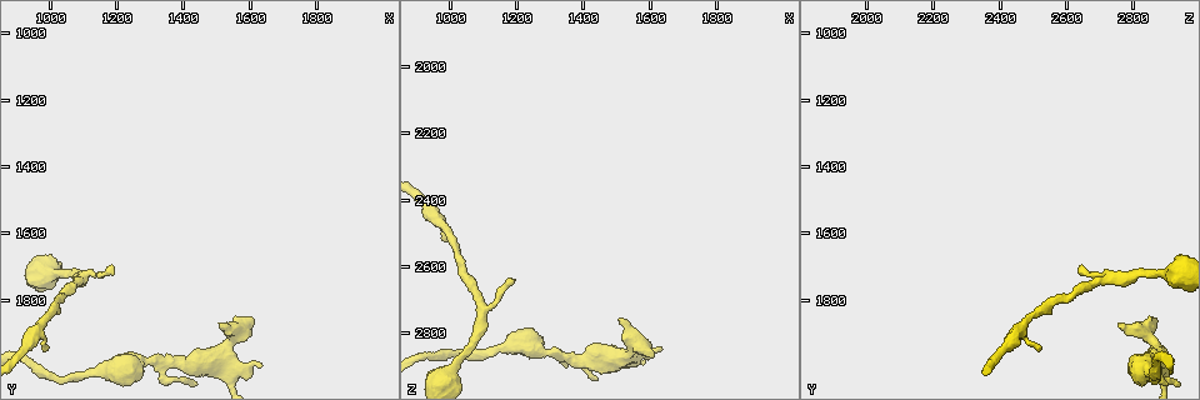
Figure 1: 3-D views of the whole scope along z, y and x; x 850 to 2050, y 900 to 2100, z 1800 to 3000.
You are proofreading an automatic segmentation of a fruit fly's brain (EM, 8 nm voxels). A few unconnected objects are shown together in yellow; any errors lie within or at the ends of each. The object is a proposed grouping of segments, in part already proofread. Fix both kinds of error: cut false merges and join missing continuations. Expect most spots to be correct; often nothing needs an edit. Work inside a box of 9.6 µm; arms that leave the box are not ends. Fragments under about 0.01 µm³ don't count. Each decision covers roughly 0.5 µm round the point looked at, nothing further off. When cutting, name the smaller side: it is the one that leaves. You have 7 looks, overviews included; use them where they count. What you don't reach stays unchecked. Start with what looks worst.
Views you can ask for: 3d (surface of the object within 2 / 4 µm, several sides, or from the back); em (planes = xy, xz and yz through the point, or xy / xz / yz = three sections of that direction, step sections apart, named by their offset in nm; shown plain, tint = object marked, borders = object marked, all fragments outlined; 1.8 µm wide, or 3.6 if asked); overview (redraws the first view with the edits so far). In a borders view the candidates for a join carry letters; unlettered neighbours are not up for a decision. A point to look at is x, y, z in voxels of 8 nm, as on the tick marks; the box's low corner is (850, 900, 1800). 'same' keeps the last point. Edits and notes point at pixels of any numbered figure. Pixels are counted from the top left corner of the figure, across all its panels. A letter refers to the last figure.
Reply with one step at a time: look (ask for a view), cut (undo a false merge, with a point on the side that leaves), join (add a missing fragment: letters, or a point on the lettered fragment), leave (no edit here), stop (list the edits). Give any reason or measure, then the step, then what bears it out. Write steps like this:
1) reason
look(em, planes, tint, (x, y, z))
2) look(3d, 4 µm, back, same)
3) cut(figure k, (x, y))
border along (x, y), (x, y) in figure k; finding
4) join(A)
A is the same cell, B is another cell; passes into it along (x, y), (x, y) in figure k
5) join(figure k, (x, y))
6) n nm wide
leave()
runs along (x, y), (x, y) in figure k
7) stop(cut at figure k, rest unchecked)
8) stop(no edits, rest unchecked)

branch stops here
look(em, 3.6 µm, planes, borders, (990, 1930, 2520))

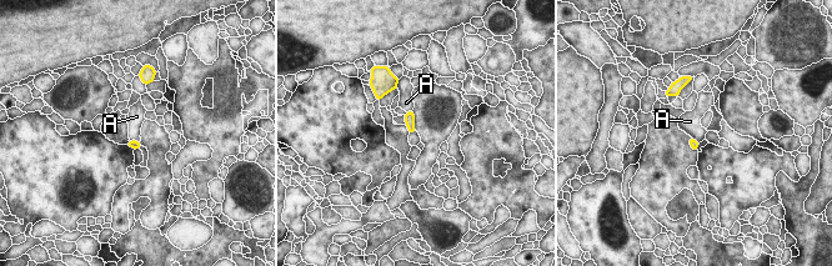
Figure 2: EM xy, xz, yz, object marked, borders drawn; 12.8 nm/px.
leave()
A is another cell; border along (129, 140), (139, 142) in figure 2; no lettered fragment goes on from it

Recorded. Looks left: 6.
tapers out
look(em, planes, borders, (1190, 1700, 2640))

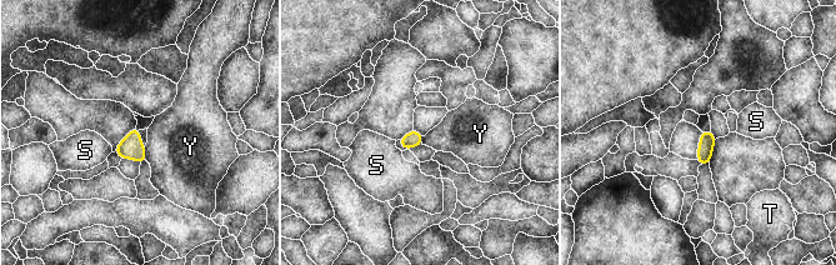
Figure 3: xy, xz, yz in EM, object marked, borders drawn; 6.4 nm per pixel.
leave()
S, T and Y are other cells; border along (144, 146), (146, 160) in figure 3; no lettered fragment goes on from it

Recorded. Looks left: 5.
an open end
look(3d, 2 µm, back, (1630, 2000, 2840))

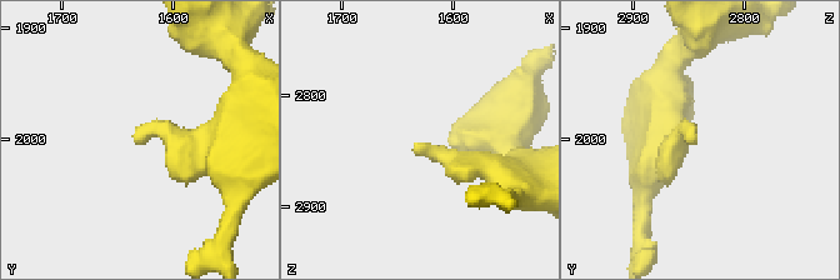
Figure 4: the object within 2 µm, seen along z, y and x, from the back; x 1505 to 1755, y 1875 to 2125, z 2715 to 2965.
look(em, 3.6 µm, xz, step 4, borders, (1630, 2000, 2842))

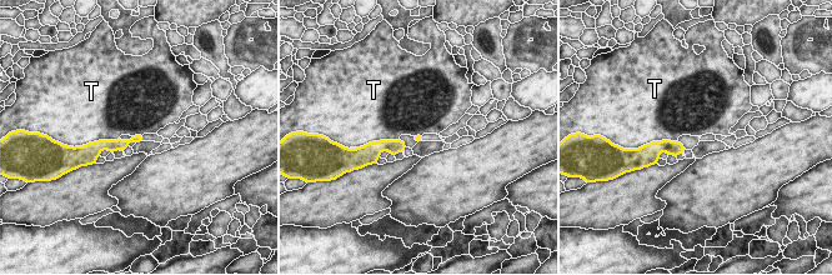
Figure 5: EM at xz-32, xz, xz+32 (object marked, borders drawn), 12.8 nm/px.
cut it another way
look(em, 3.6 µm, planes, borders, same)

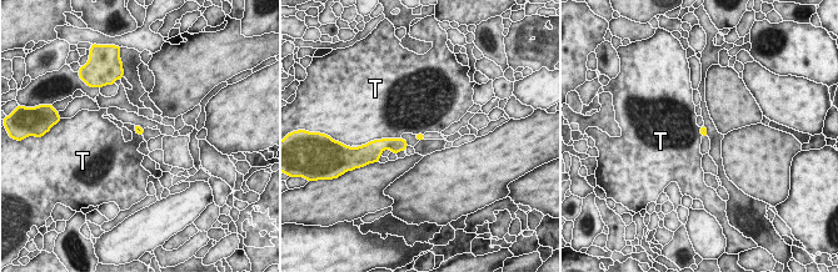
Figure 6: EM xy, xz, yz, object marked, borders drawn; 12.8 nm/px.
leave()
T is another cell; border along (399, 137), (382, 137), (378, 140) in figure 6; none of them fits

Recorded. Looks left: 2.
stop(no edits, rest unchecked)

